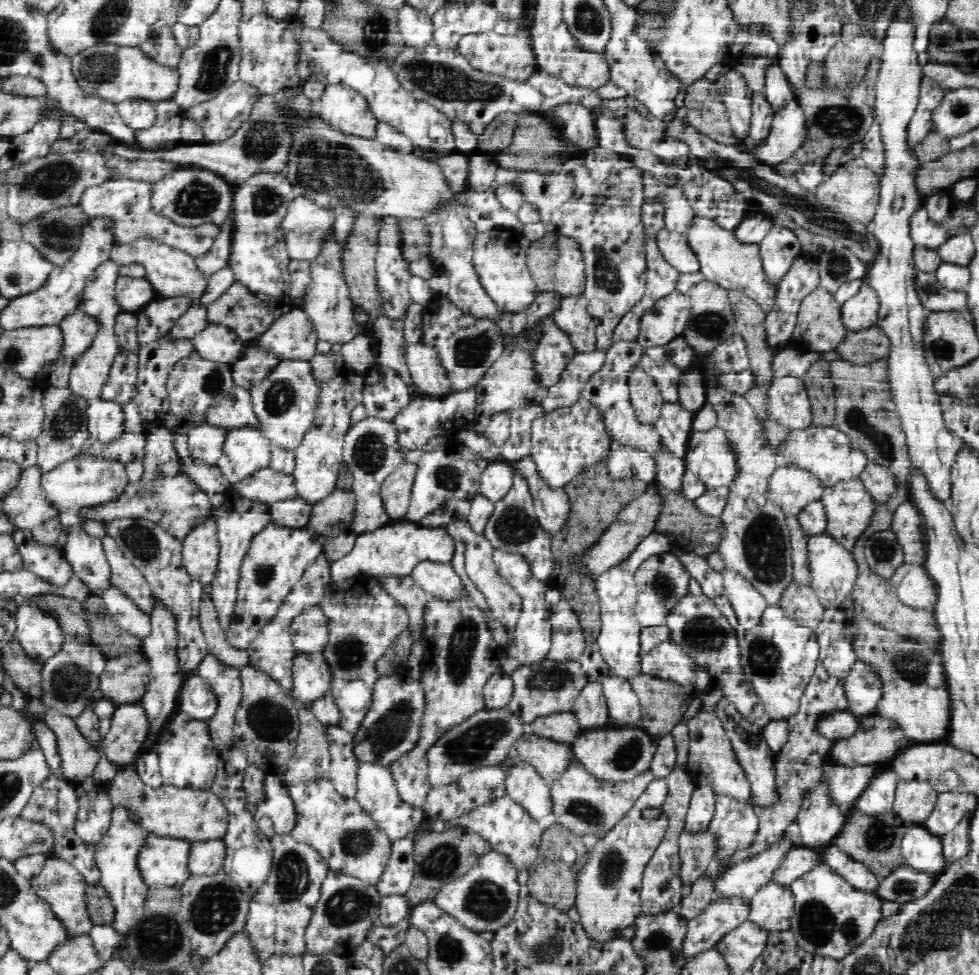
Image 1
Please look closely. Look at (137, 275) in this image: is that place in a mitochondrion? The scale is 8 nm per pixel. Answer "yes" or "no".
no

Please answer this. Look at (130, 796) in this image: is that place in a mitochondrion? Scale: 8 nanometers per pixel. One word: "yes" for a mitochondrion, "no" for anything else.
yes

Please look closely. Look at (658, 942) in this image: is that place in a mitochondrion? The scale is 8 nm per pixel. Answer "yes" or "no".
yes

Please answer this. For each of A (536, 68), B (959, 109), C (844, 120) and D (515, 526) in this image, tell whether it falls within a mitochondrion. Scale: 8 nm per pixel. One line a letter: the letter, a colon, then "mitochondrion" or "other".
A: other
B: mitochondrion
C: mitochondrion
D: mitochondrion

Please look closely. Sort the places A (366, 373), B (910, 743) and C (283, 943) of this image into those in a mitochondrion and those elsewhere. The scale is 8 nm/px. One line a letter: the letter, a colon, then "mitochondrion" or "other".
A: other
B: other
C: other

